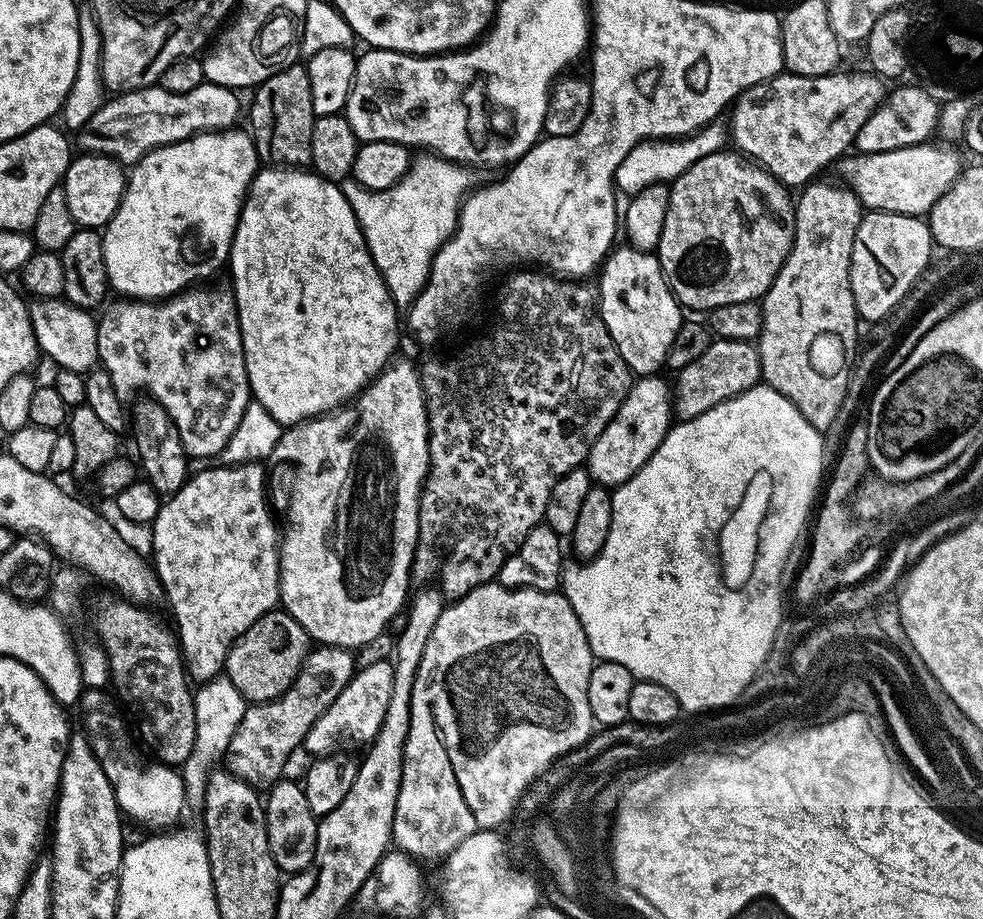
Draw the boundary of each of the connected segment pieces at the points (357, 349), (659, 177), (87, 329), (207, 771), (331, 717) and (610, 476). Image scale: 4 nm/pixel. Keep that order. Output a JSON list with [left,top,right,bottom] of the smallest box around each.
[[230,166,398,426],[615,122,726,194],[28,298,100,374],[182,674,246,809],[305,658,393,756],[586,374,674,485]]

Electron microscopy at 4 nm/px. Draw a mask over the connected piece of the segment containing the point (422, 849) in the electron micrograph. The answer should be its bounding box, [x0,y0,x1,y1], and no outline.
[392,766,482,862]

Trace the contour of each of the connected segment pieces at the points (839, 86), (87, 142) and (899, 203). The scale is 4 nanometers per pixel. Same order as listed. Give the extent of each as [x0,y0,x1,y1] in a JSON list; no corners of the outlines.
[[730,70,886,186],[75,82,240,166],[839,142,962,217]]

